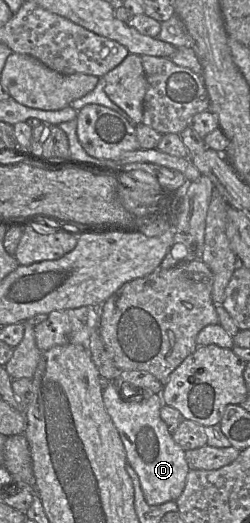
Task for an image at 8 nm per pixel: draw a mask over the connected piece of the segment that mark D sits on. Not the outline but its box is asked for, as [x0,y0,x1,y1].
[102,382,190,505]

